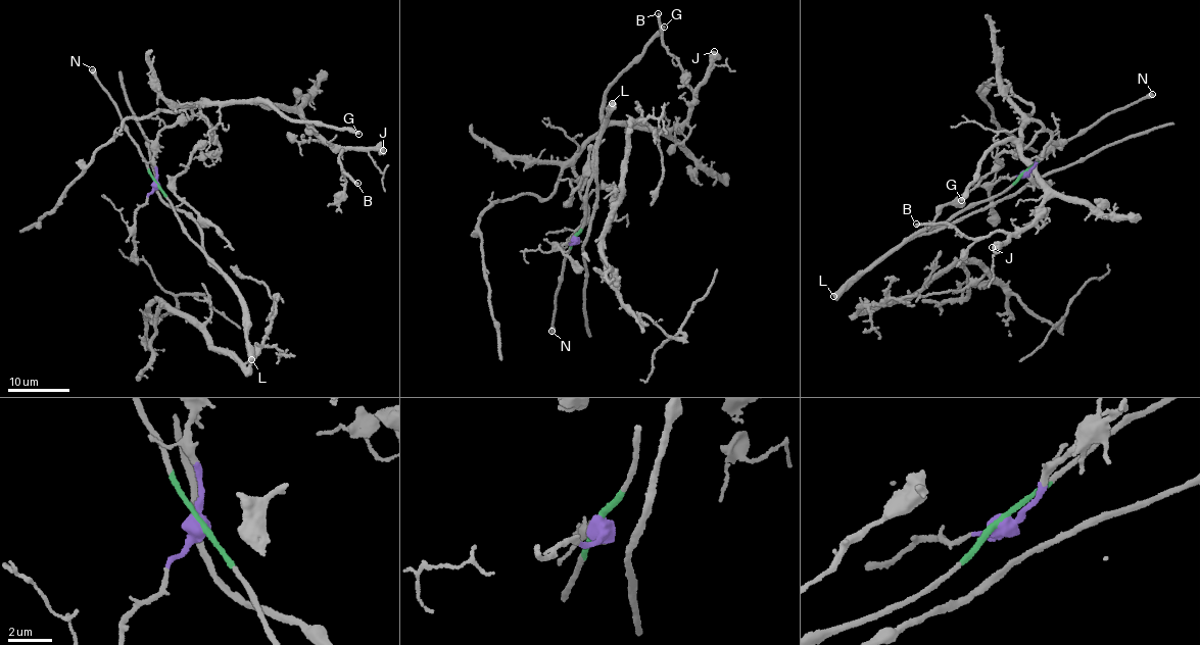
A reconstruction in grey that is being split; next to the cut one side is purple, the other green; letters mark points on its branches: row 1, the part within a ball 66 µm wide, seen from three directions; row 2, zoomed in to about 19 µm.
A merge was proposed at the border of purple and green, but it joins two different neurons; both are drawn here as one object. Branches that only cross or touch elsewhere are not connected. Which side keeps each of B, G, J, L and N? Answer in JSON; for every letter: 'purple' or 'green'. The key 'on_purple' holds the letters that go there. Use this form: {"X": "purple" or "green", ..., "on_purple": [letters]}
{"B": "purple", "G": "purple", "J": "purple", "L": "green", "N": "green", "on_purple": ["B", "G", "J"]}

